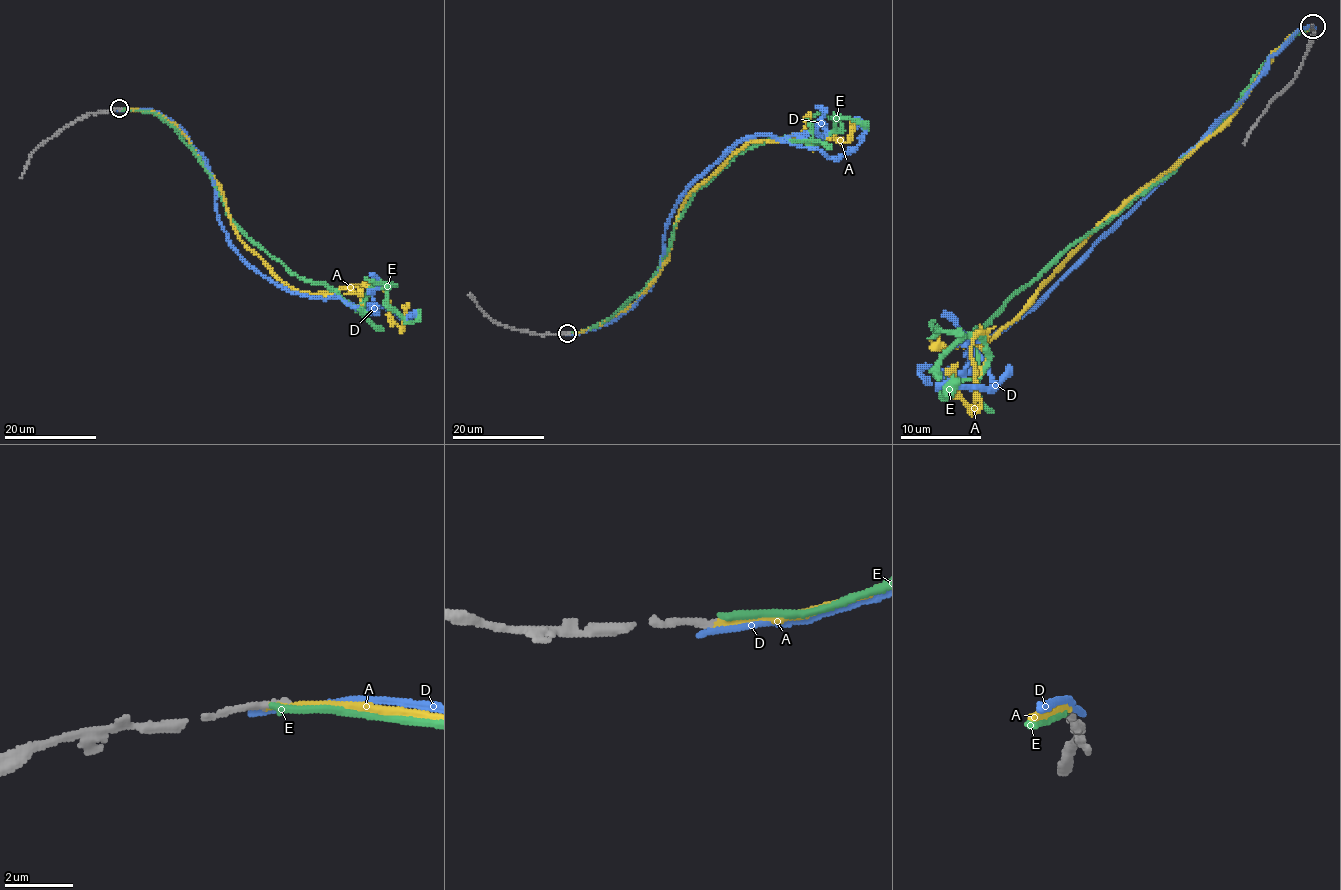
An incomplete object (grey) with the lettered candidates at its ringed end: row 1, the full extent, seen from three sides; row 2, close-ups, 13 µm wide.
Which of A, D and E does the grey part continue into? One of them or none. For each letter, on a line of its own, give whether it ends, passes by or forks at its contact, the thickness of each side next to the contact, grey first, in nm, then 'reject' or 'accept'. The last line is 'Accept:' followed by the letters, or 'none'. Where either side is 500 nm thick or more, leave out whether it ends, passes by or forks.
A: it ends there; 190 nm thick on the grey side, 220 nm on the other; accept
D: it ends there; 200 nm thick on the grey side, 200 nm on the other; reject
E: it ends there; 180 nm thick on the grey side, 240 nm on the other; reject
Accept: A

